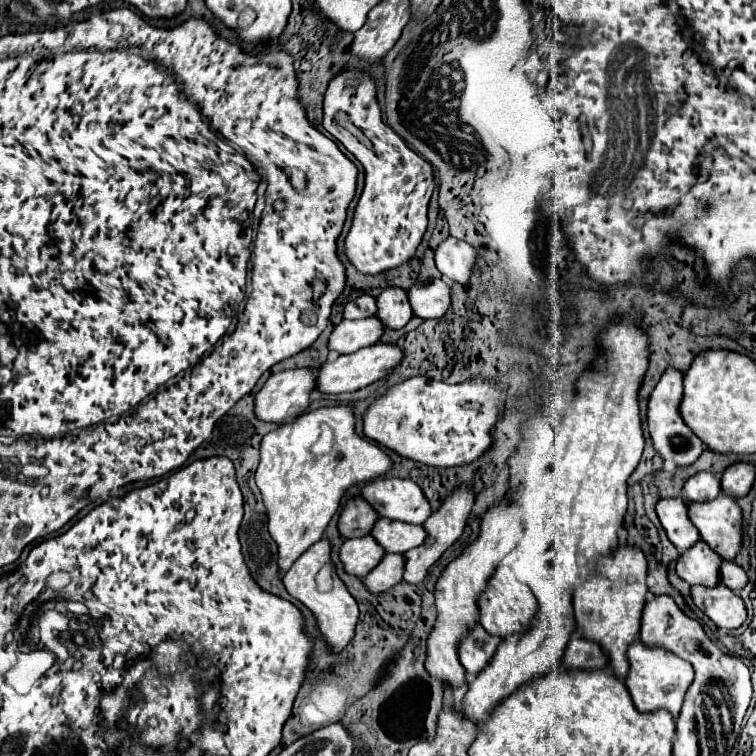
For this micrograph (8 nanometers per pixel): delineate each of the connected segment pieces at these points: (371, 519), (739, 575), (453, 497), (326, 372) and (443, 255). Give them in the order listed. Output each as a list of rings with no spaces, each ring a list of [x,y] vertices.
[[[353,496],[353,498],[347,498],[347,502],[341,510],[337,530],[345,538],[367,536],[377,518],[379,518],[379,514],[363,498]]]
[[[725,560],[721,564],[721,582],[731,588],[735,594],[741,592],[741,588],[747,584],[747,574],[741,566],[737,566],[733,560]]]
[[[453,490],[453,494],[449,494],[449,498],[445,498],[445,502],[441,502],[441,506],[425,520],[427,524],[425,522],[421,524],[427,528],[427,538],[421,546],[403,554],[405,556],[405,576],[403,576],[405,582],[409,582],[409,584],[423,582],[429,566],[433,566],[441,558],[441,554],[463,534],[463,528],[467,524],[467,516],[469,516],[469,510],[473,506],[473,500],[475,500],[473,490]]]
[[[373,344],[369,348],[361,348],[353,354],[339,356],[333,362],[321,364],[321,368],[317,370],[317,376],[315,376],[315,388],[323,394],[343,394],[343,392],[361,390],[363,386],[369,386],[369,384],[385,378],[387,372],[391,372],[401,362],[401,356],[403,356],[403,352],[391,344]]]
[[[447,238],[435,248],[437,270],[447,278],[447,282],[467,282],[471,268],[475,264],[477,252],[467,242],[457,238]]]

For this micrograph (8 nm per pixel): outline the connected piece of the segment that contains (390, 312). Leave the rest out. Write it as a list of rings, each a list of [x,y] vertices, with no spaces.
[[[385,288],[377,296],[377,314],[375,316],[389,330],[403,328],[413,316],[407,292],[401,288]]]

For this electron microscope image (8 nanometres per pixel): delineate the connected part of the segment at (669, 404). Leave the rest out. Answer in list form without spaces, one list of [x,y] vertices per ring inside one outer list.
[[[665,370],[661,374],[661,380],[657,382],[655,390],[649,396],[649,410],[647,410],[647,424],[649,424],[649,434],[653,440],[655,450],[663,460],[671,460],[677,466],[689,466],[693,464],[701,452],[703,452],[703,442],[685,426],[683,418],[679,416],[679,402],[681,402],[681,390],[683,390],[683,374],[679,370]]]

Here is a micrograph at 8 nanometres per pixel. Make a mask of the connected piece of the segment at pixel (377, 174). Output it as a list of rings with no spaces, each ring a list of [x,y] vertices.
[[[341,70],[329,80],[325,100],[323,100],[323,126],[325,130],[339,140],[349,152],[355,154],[355,158],[365,168],[365,188],[359,198],[359,204],[355,208],[353,226],[345,238],[345,252],[347,258],[355,264],[355,268],[363,274],[379,274],[383,270],[389,270],[393,266],[399,266],[401,262],[407,262],[413,258],[417,246],[421,244],[421,238],[427,228],[427,204],[433,194],[435,182],[433,182],[433,168],[425,158],[421,158],[417,152],[413,152],[407,142],[395,134],[391,126],[387,126],[381,118],[381,108],[377,104],[377,86],[371,76],[365,72],[355,70]]]

